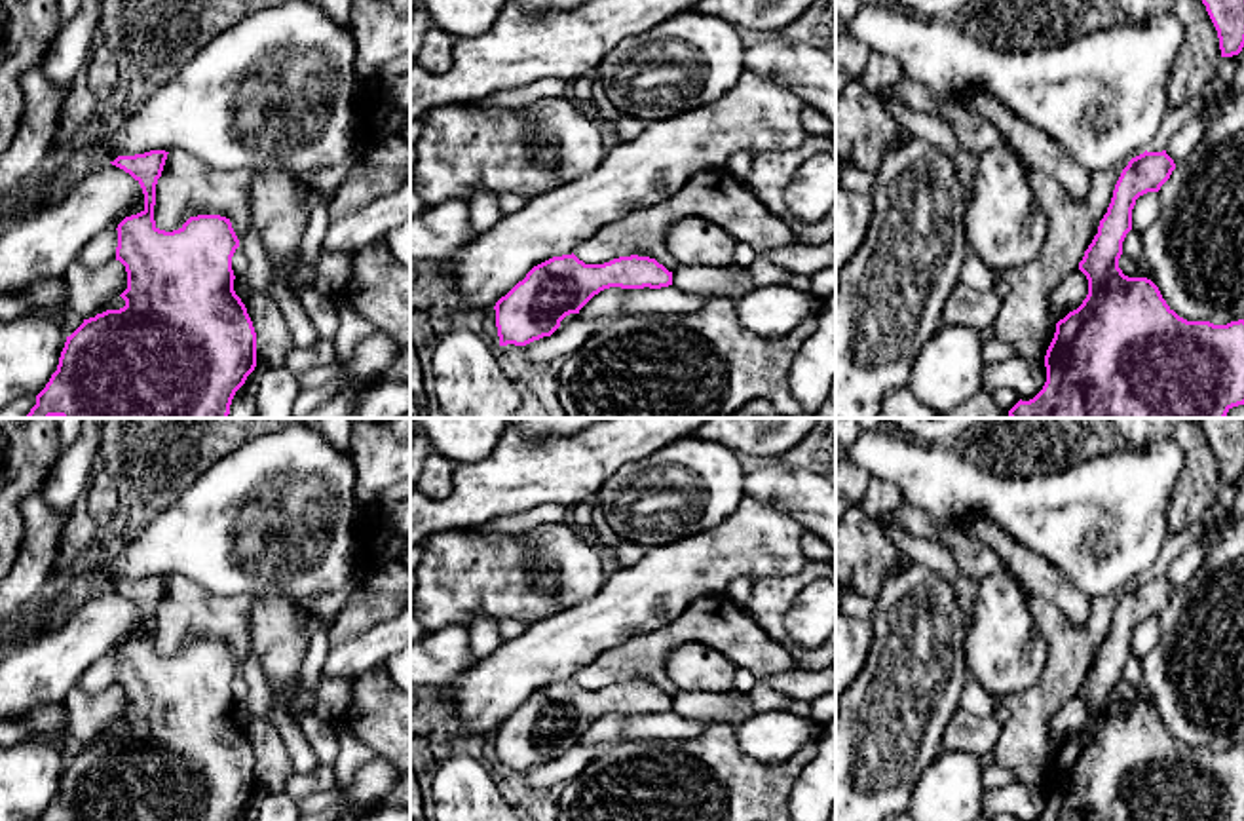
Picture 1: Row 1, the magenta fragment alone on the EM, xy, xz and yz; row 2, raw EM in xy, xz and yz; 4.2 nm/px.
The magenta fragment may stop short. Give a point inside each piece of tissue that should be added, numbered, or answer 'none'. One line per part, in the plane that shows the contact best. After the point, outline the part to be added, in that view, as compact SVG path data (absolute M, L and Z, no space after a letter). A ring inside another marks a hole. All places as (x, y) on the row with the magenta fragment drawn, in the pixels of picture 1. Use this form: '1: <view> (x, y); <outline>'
none

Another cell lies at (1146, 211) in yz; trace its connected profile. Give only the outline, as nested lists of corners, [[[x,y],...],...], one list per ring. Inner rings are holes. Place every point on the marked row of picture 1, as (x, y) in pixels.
[[[1147,192],[1136,200],[1132,209],[1132,228],[1145,232],[1160,217],[1160,198],[1159,192]]]

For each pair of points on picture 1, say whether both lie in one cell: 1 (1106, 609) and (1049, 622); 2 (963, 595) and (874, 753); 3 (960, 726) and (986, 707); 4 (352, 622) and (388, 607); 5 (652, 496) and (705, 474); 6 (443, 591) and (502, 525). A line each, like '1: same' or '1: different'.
1: same
2: different
3: different
4: same
5: same
6: different

